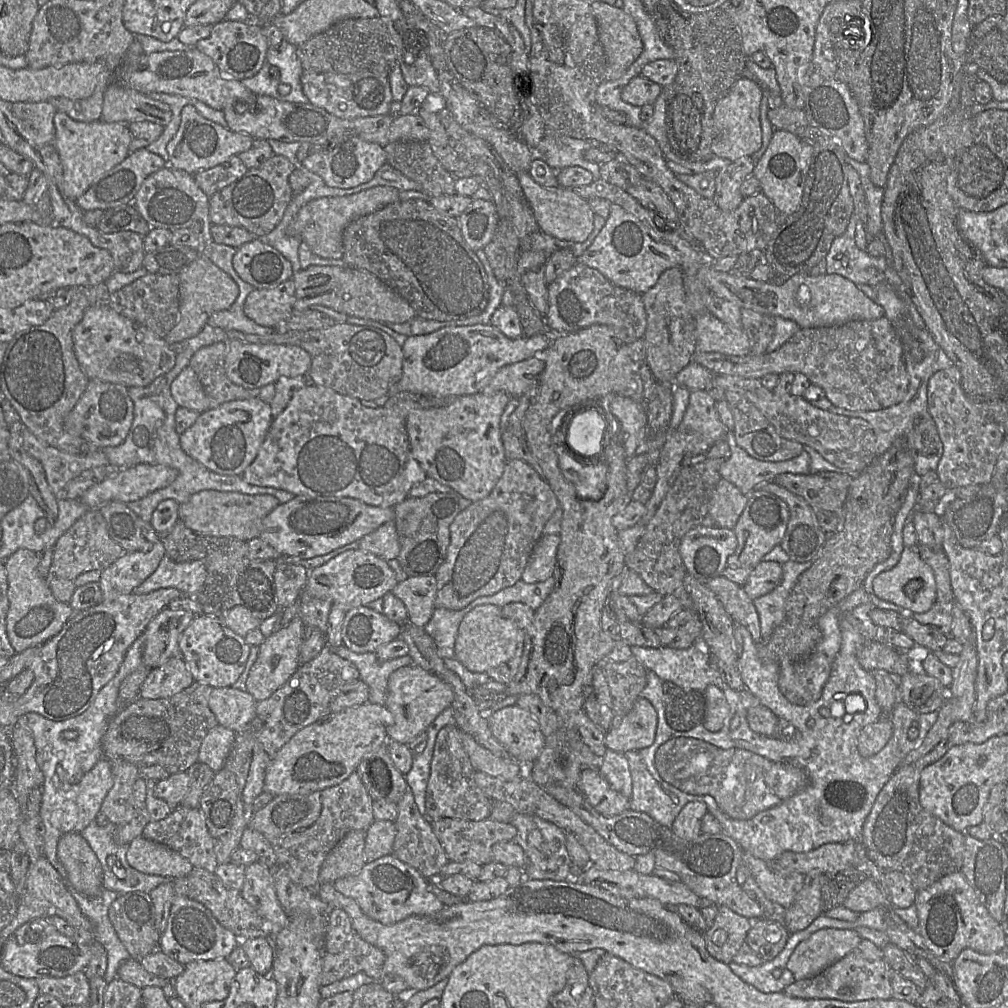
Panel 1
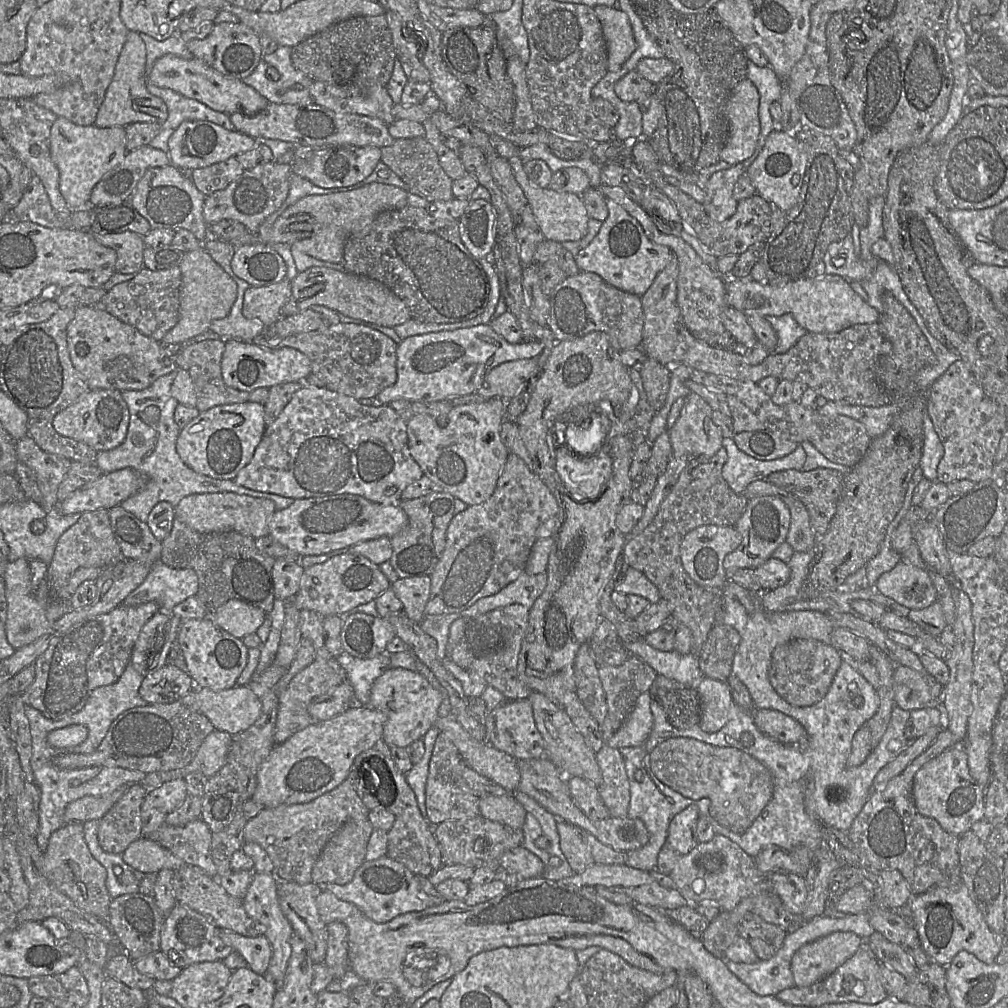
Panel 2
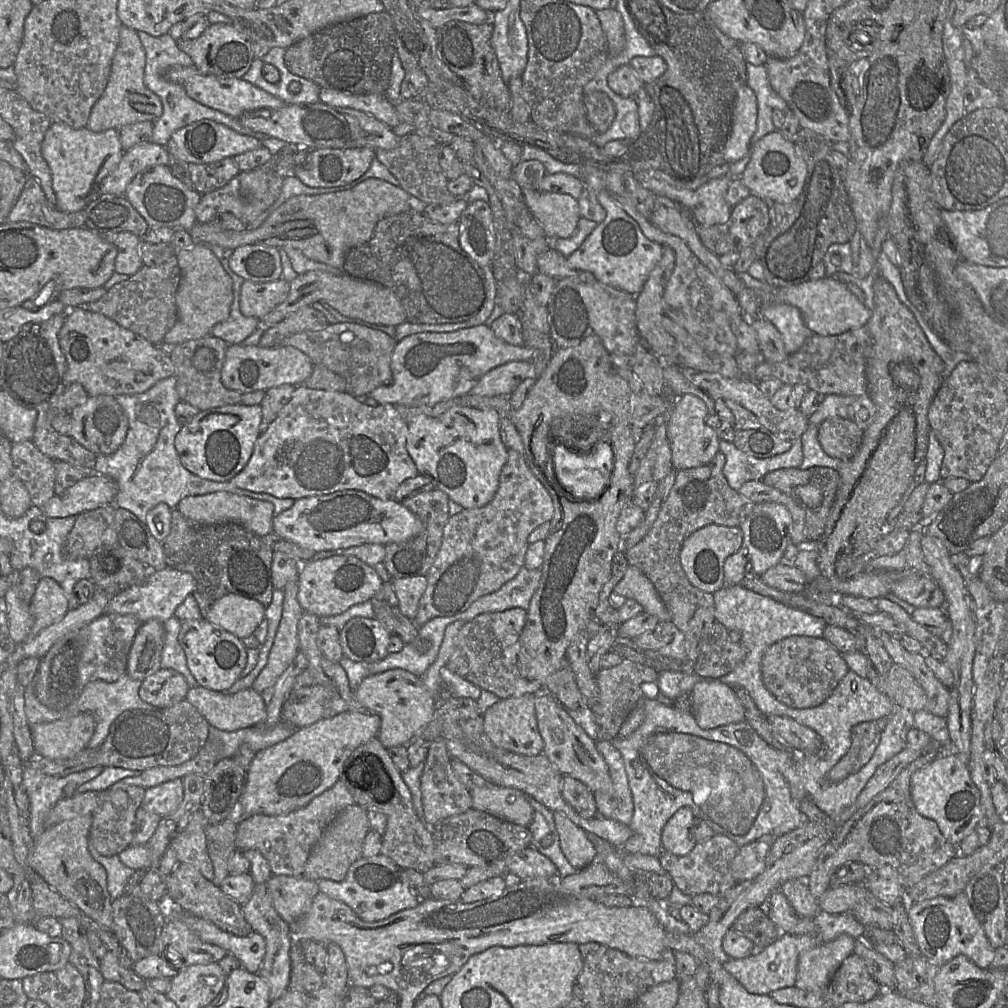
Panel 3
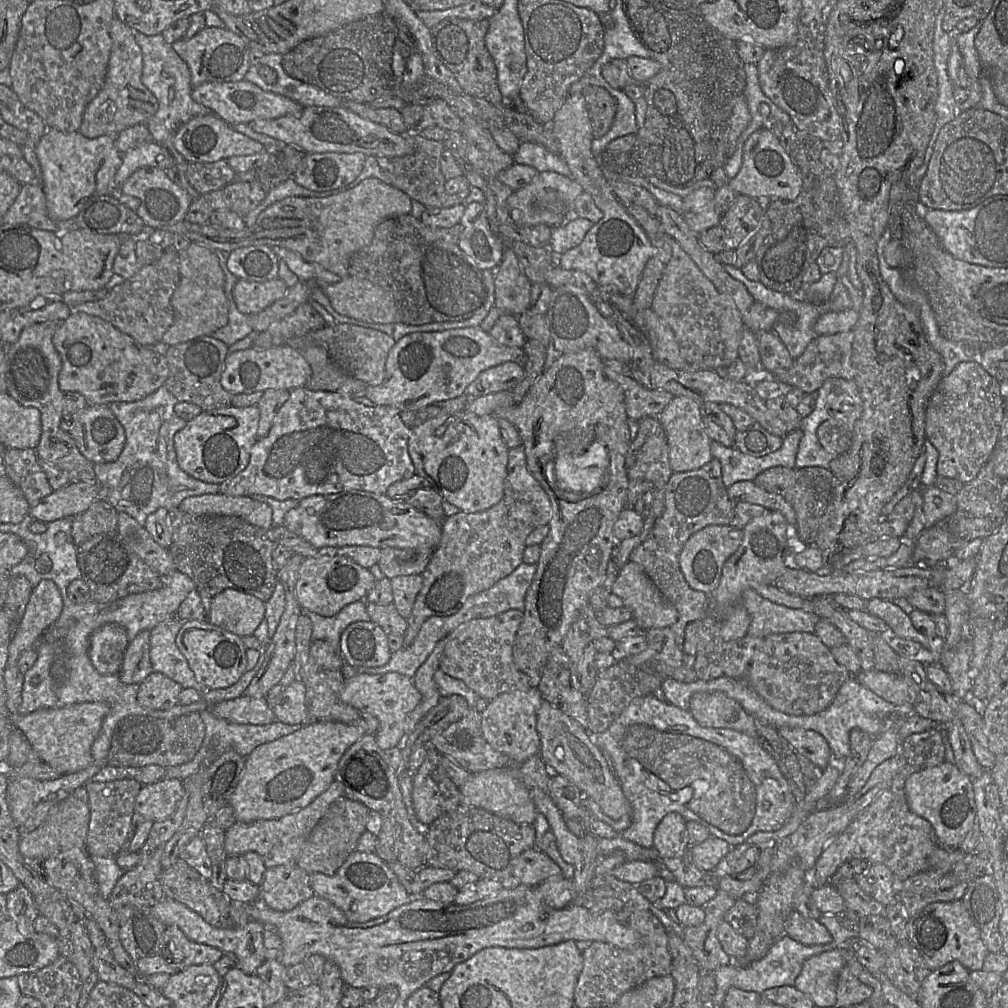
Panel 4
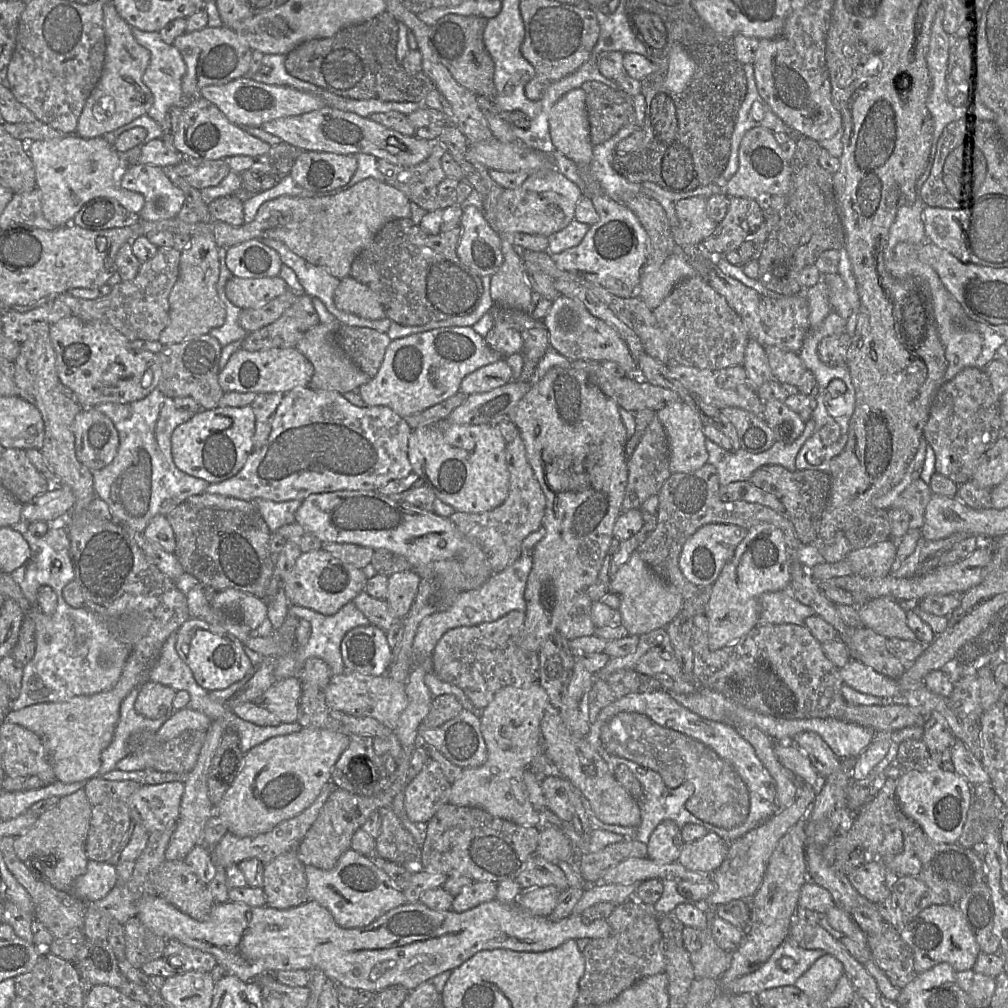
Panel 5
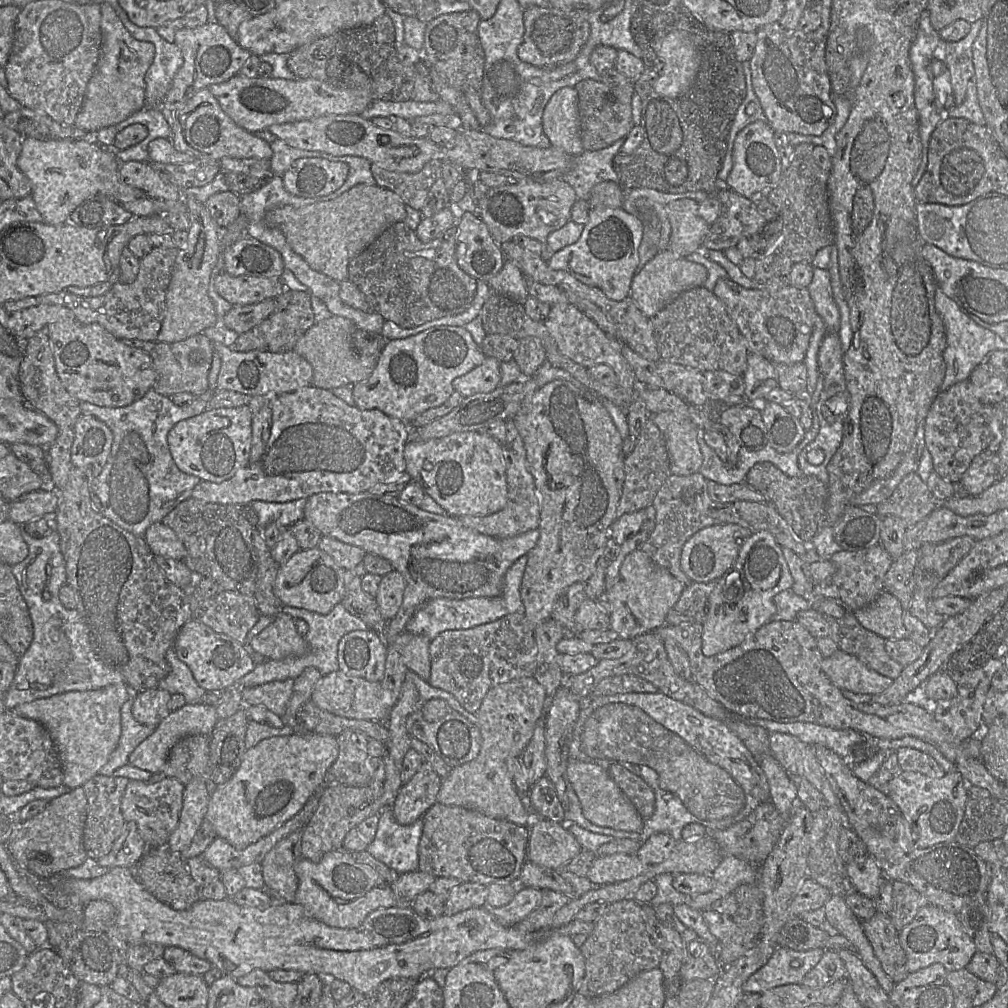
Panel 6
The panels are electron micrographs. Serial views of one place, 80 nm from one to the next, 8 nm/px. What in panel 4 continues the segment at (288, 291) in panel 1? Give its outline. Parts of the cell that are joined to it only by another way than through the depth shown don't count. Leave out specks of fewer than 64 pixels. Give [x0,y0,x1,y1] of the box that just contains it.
[233,277,288,315]

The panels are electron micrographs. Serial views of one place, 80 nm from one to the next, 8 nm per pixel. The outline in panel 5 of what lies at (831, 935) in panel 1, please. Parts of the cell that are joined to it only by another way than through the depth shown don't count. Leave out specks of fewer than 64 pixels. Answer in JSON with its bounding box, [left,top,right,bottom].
[794,953,843,1002]

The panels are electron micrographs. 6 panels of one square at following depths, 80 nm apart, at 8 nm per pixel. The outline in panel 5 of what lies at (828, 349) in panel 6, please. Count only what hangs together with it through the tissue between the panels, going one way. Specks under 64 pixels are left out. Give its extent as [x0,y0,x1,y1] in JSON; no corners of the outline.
[795,313,855,473]

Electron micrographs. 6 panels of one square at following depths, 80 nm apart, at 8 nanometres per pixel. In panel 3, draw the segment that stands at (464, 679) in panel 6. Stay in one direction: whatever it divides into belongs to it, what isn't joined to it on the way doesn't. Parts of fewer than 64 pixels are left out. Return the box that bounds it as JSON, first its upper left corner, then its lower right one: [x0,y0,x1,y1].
[445,607,543,699]

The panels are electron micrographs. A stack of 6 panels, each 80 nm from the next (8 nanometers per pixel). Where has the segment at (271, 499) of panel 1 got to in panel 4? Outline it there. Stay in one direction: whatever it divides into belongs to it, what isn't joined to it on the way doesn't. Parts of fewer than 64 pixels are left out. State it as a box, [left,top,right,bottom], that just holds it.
[178,493,273,530]

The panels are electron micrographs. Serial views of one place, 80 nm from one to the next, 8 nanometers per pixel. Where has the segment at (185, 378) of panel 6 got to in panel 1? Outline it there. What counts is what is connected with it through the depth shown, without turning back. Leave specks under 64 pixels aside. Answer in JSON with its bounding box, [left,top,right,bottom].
[189,341,259,409]

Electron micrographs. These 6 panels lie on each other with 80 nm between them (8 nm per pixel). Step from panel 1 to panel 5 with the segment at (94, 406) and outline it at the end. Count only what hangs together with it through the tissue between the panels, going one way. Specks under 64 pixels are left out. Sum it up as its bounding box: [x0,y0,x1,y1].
[73,408,119,471]

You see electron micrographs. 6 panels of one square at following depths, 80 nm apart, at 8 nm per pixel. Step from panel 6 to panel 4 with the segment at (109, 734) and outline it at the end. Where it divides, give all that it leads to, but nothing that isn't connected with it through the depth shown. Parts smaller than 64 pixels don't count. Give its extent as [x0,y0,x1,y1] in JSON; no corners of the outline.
[10,630,153,775]

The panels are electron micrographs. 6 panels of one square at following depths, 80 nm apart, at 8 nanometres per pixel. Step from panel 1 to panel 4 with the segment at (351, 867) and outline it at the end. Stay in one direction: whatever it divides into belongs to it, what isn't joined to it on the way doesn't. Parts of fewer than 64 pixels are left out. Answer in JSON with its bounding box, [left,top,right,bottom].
[297,796,370,875]

